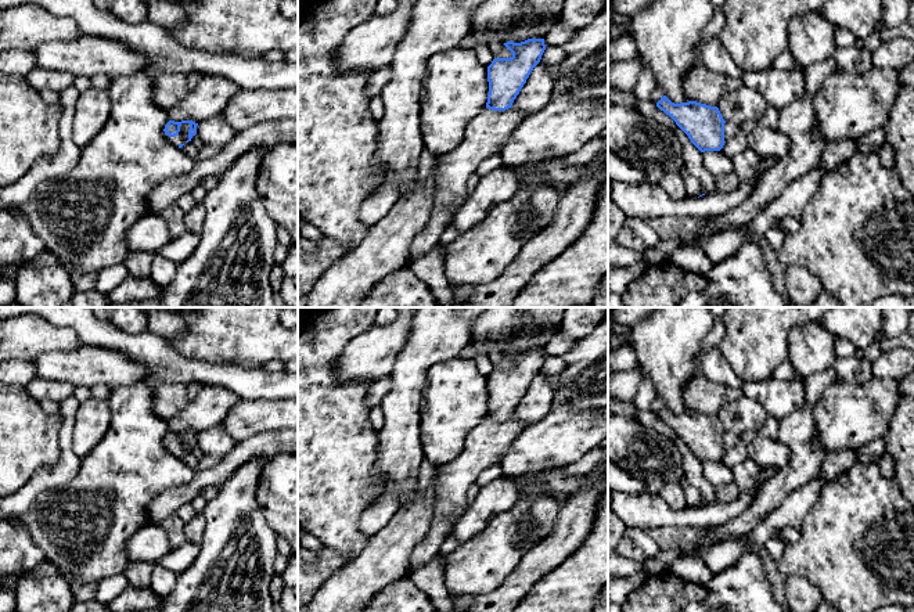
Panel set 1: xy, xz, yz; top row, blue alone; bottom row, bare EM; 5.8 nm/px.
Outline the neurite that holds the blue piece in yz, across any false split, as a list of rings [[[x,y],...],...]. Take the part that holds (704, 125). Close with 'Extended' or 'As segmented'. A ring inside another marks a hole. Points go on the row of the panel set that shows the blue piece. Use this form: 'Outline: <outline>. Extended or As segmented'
Outline: [[[666,96],[656,107],[676,122],[701,152],[720,151],[735,133],[717,107],[697,101],[674,104]]]. Extended

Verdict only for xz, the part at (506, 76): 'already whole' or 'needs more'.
already whole

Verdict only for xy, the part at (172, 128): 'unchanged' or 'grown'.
grown

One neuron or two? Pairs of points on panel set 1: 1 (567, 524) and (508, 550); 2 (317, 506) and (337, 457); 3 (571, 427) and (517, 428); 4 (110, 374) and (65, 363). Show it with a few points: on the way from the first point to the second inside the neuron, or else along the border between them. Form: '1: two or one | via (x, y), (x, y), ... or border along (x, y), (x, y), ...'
1: two | border along (564, 500), (553, 529), (526, 551)
2: one | via (319, 493), (319, 475), (324, 470)
3: two | border along (528, 425), (504, 454)
4: one | via (99, 366), (76, 366)

